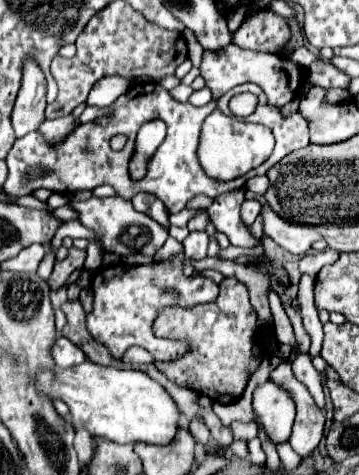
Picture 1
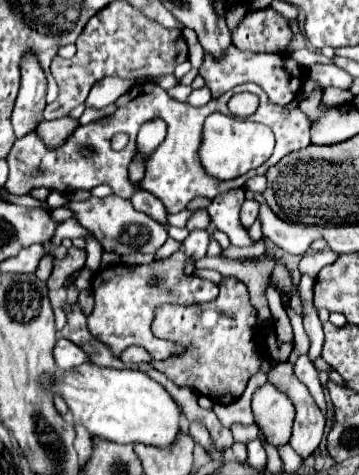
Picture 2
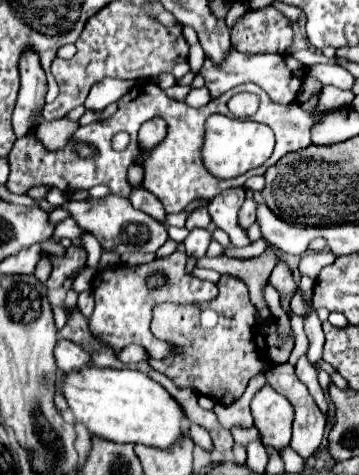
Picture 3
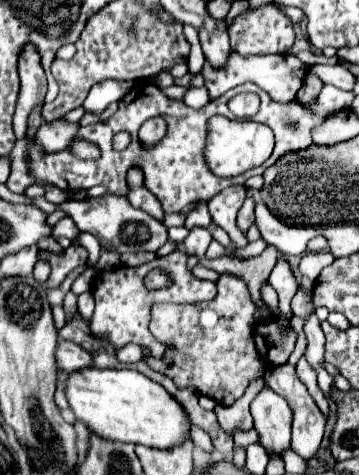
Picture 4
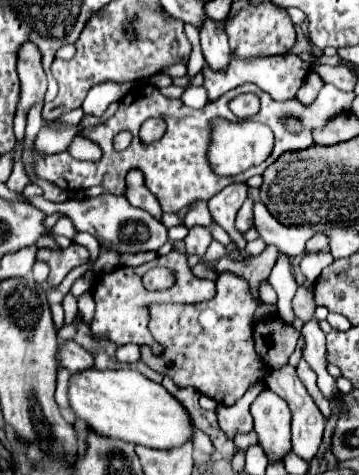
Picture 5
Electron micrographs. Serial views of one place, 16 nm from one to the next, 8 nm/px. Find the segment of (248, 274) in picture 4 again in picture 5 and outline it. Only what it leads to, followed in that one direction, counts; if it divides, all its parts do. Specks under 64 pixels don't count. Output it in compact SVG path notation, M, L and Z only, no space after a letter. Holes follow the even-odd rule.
M270 244L270 246L266 246L266 250L262 254L254 256L250 260L234 262L228 256L224 256L222 260L216 262L216 270L218 272L230 270L230 272L236 272L236 274L244 276L250 282L250 286L252 286L254 298L258 298L258 284L270 276L270 270L274 268L276 258L278 258L278 248Z

